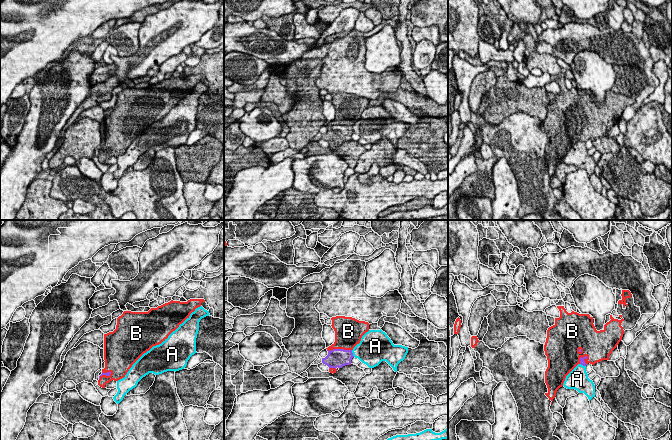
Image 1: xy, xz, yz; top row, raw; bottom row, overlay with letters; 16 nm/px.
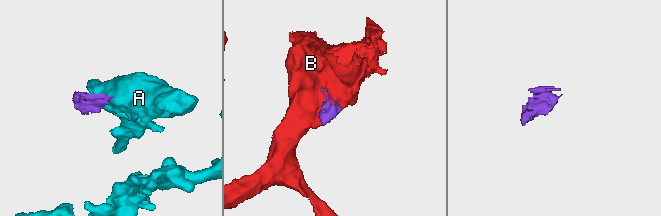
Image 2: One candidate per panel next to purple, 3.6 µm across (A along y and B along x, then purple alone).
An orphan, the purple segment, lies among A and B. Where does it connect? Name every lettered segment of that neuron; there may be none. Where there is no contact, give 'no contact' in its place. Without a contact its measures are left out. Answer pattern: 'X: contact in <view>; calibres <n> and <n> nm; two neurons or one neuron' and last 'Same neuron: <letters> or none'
A: contact in xz; calibres 280 and 380 nm; two neurons
B: contact in xz; calibres 280 and 400 nm; one neuron
Same neuron: B

